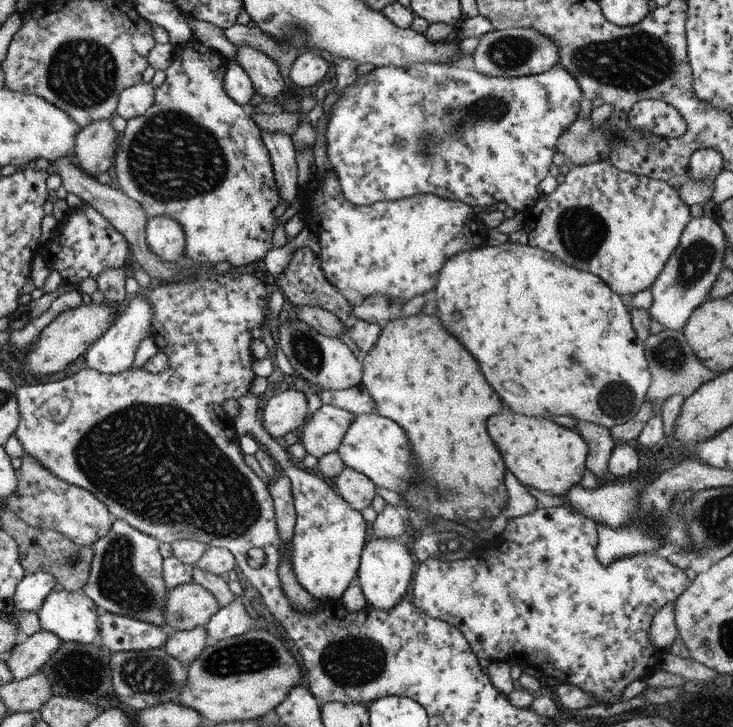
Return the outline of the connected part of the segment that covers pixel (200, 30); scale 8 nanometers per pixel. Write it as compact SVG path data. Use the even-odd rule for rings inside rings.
M188 18L190 30L192 30L192 38L199 39L200 44L204 44L206 48L221 53L228 61L234 61L236 56L236 48L234 44L230 44L224 36L224 29L210 24L205 20L195 20Z

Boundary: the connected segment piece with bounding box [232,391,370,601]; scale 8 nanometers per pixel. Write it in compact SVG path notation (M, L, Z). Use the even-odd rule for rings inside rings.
M248 391L241 400L242 412L234 416L238 437L251 435L266 448L272 458L284 469L291 480L291 491L296 511L292 535L292 568L301 587L318 600L340 600L342 594L357 578L360 559L370 525L344 498L334 492L322 478L298 467L287 450L282 448L258 418L258 396Z

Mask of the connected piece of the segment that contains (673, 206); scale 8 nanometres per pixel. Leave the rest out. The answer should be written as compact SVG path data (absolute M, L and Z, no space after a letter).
M605 160L572 167L564 182L554 192L540 195L526 216L524 229L529 245L550 252L568 266L596 274L620 296L651 288L680 244L684 228L691 219L690 207L669 183L620 170Z

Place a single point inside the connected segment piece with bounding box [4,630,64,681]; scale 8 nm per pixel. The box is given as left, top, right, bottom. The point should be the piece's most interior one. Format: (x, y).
(26, 658)

